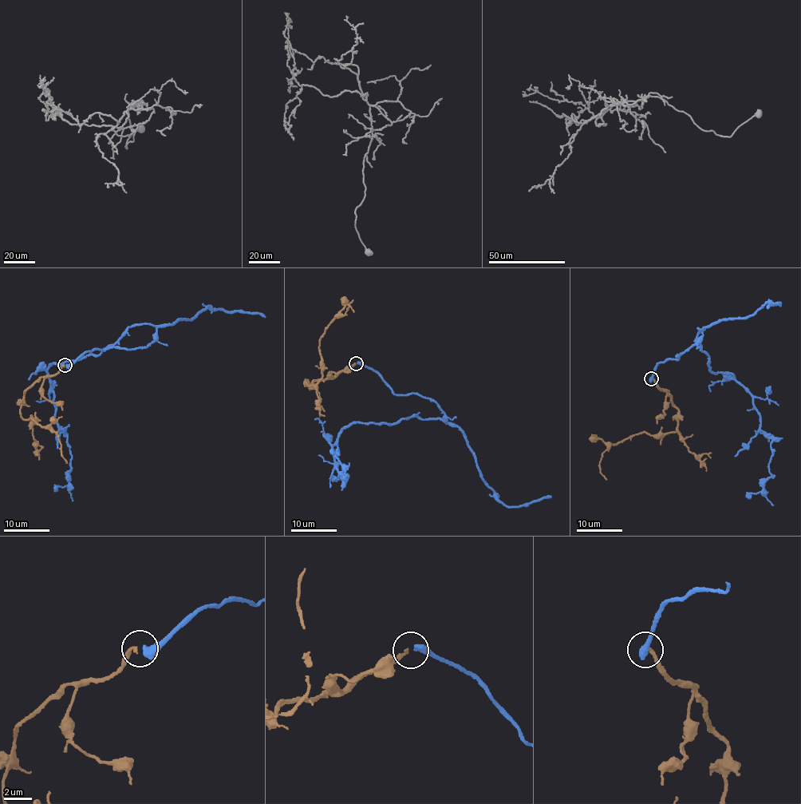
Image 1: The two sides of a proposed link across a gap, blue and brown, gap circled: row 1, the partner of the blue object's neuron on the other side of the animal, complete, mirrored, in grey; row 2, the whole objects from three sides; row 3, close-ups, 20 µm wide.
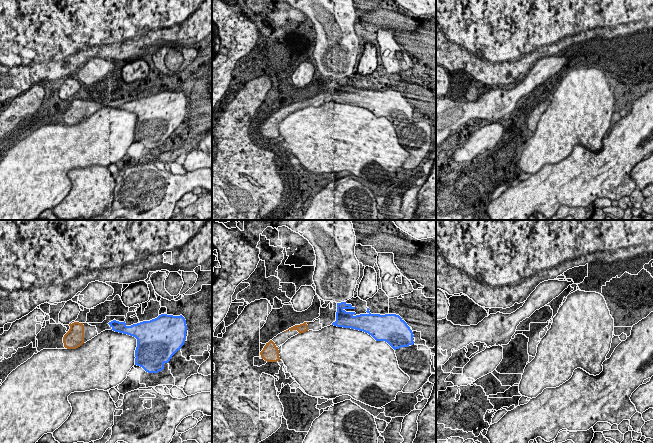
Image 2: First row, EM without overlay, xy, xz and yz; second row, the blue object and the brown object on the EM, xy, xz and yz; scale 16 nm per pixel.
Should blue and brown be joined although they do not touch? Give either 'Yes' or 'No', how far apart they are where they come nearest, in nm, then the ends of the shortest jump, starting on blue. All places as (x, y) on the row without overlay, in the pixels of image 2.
Yes. Distance 380 nm. Across: xz (332, 99), (308, 98)

